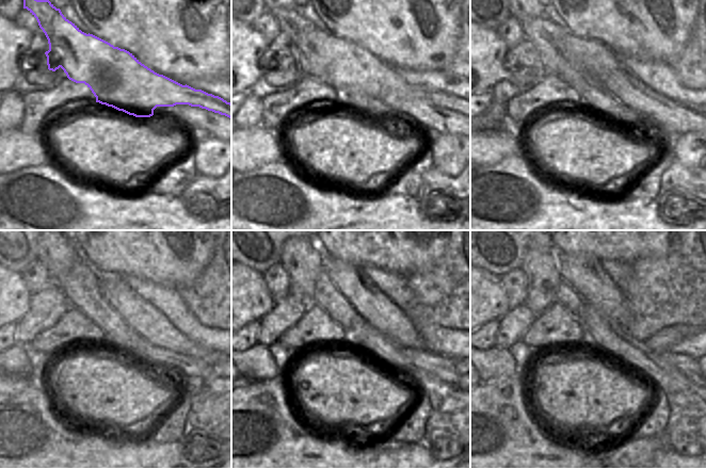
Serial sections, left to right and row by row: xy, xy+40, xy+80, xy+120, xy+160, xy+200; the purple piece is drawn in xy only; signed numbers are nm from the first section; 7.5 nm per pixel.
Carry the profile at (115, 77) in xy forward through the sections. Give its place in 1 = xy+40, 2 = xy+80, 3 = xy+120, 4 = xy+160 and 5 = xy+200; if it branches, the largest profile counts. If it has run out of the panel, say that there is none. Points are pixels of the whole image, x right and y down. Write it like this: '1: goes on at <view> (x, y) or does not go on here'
1: goes on at xy+40 (363, 82)
2: goes on at xy+80 (580, 62)
3: goes on at xy+120 (80, 286)
4: goes on at xy+160 (325, 294)
5: goes on at xy+200 (566, 295)

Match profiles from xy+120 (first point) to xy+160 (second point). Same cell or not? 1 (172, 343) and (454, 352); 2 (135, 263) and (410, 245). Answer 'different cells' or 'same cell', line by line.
1: different cells
2: same cell

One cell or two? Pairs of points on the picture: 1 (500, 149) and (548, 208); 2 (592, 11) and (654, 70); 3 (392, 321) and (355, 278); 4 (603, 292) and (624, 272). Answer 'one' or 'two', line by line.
1: two
2: two
3: one
4: two

